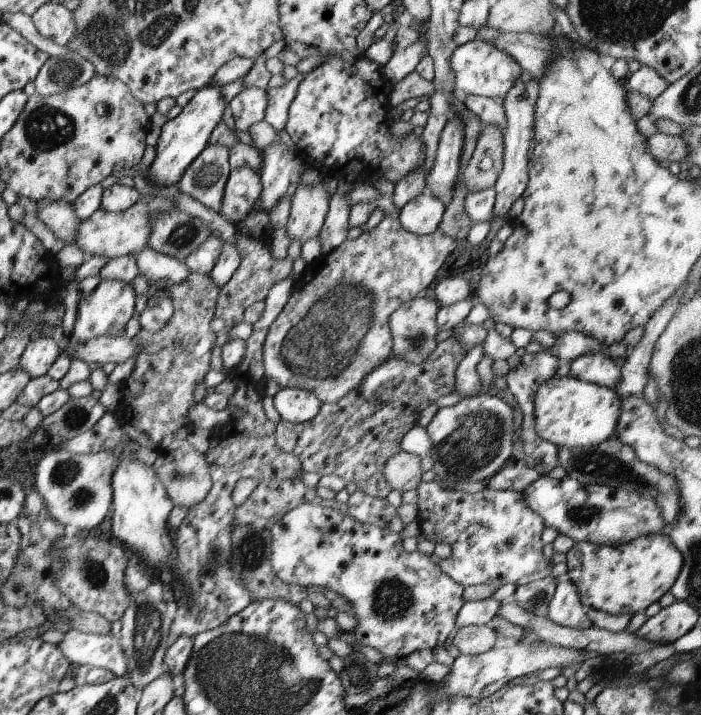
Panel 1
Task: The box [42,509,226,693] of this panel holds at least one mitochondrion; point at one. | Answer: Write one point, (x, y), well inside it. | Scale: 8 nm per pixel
(144, 620)

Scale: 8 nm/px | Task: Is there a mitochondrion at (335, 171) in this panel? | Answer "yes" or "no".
no

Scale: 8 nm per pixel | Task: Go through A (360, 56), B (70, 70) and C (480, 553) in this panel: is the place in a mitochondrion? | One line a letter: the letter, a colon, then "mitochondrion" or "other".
A: other
B: mitochondrion
C: other

